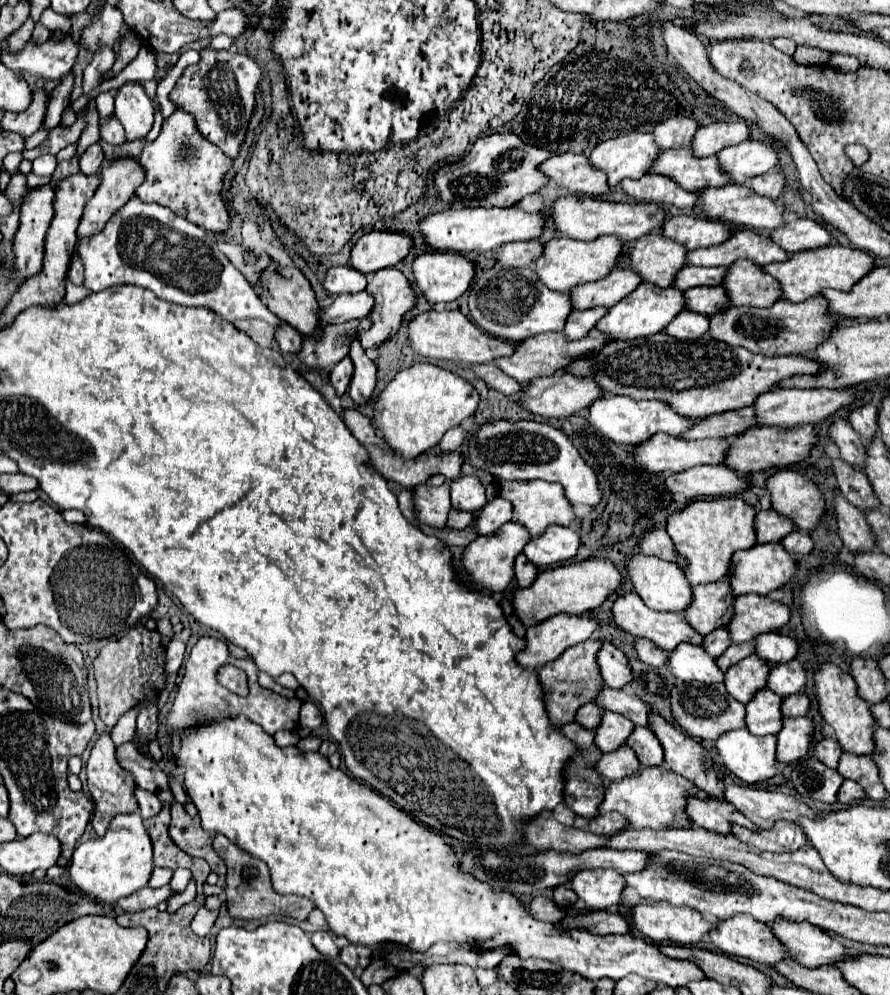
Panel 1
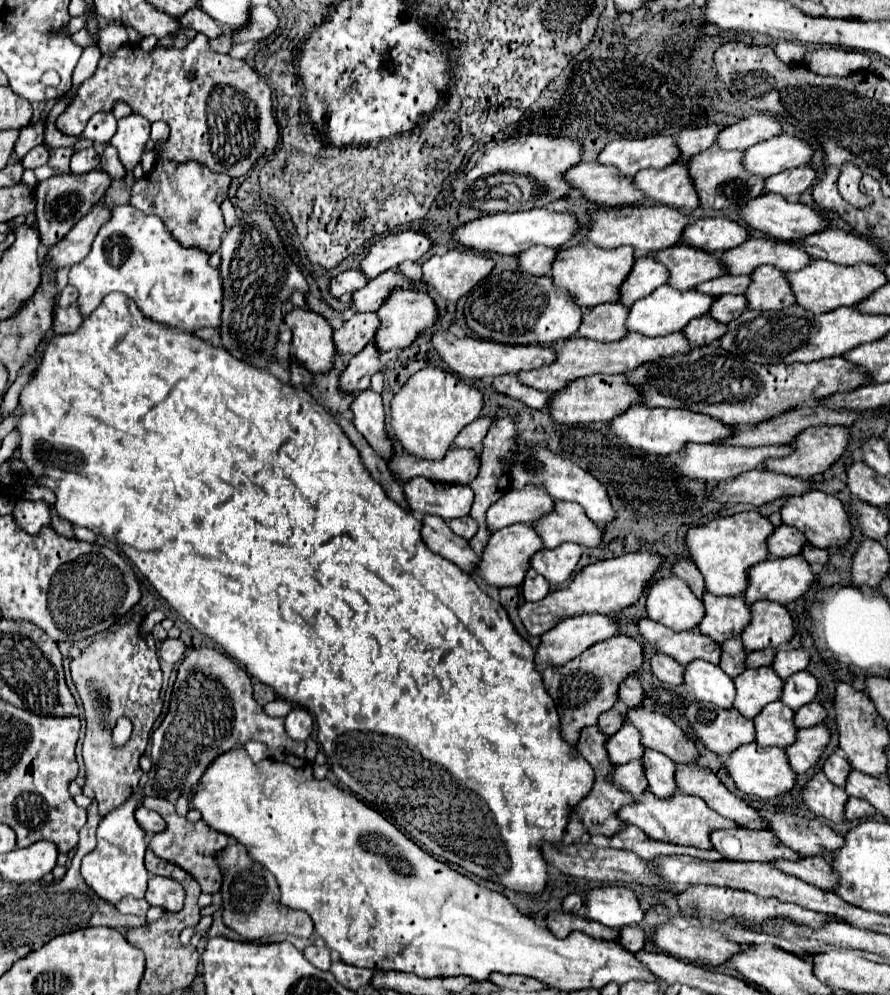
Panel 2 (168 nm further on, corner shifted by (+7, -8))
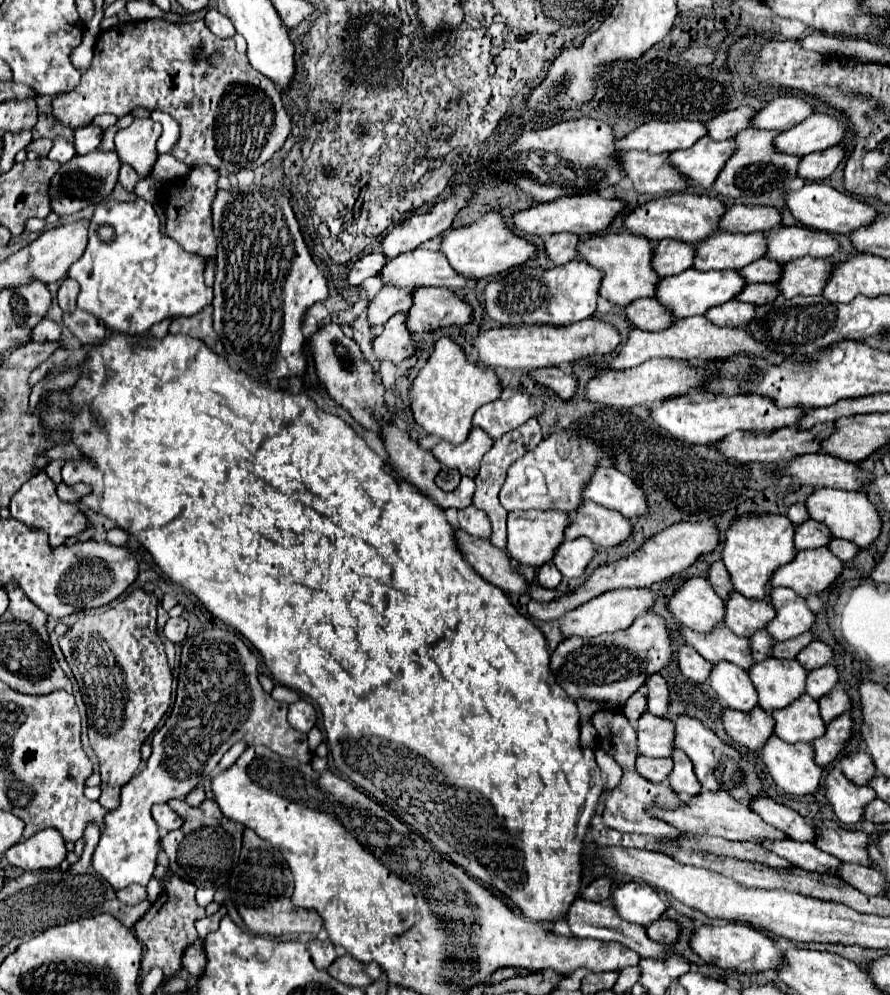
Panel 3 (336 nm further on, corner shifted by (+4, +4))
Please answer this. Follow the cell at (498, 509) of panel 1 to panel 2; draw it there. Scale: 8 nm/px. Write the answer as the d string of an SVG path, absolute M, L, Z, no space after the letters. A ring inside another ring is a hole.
M527 484L525 488L509 490L487 512L489 530L501 530L517 522L535 522L555 508L555 500L545 488Z

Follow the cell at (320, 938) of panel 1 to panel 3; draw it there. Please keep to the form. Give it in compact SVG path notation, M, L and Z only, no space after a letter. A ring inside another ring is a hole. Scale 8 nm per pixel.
M312 938L312 940L308 942L308 950L310 950L310 954L312 954L312 962L314 962L318 968L324 968L324 970L326 970L326 968L336 960L334 944L332 944L330 940L320 942L320 940Z

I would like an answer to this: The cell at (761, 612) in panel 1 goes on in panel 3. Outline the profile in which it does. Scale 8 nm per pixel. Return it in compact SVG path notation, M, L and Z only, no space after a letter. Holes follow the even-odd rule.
M772 588L770 604L776 610L776 618L766 624L766 632L774 640L788 640L794 638L814 624L814 614L808 610L804 598L800 598L790 588Z

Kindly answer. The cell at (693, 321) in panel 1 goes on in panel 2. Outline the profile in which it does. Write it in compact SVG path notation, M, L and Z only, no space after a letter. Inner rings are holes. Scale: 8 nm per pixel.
M709 314L695 318L687 324L687 328L683 330L683 334L687 336L687 340L695 346L705 346L711 344L715 340L719 340L723 336L723 332L727 332L727 324L719 324L715 318L711 318Z

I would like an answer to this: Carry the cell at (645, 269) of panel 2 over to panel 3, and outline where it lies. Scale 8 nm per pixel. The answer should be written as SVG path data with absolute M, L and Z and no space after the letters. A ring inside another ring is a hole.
M660 240L652 254L652 268L654 272L662 276L674 276L678 272L684 272L692 266L694 258L694 246L686 242L676 240Z

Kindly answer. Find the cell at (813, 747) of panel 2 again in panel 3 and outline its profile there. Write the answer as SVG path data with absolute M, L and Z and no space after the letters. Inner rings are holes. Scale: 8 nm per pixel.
M848 712L840 714L838 718L834 718L832 722L826 724L824 736L820 736L812 742L814 762L818 766L830 764L842 752L846 740L850 738L850 728L852 728L852 720L850 720Z

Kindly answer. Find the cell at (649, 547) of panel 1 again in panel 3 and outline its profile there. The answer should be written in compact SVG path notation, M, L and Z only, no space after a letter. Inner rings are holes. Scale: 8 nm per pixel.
M714 562L714 564L710 566L708 574L710 574L708 580L710 580L710 586L714 588L714 592L716 592L720 598L726 598L726 596L730 594L730 590L732 590L732 584L730 584L730 576L728 576L724 564L722 564L722 562Z

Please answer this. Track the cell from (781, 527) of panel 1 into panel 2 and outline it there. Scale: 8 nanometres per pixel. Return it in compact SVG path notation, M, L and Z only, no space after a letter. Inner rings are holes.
M781 524L779 528L775 528L775 532L767 540L769 554L773 558L797 556L797 554L801 554L801 548L805 544L807 544L807 538L803 536L803 532L799 532L793 526L787 526L787 524Z

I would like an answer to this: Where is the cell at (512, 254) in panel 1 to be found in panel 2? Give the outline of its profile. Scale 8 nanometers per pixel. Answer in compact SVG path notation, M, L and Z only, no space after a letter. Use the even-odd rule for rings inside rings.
M533 246L527 252L519 254L521 270L533 274L533 276L545 276L551 272L551 264L555 262L557 250L547 246Z

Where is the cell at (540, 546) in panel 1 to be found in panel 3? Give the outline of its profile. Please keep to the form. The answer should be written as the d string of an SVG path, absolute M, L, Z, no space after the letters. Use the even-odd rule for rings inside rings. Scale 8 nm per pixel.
M576 538L576 540L564 540L556 548L552 562L556 564L562 576L578 578L582 576L592 556L594 556L594 544L590 544L590 540L586 538Z

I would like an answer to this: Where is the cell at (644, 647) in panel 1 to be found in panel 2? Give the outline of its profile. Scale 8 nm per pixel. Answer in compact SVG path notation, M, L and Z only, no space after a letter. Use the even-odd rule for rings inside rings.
M665 654L653 656L651 668L653 668L653 674L661 682L667 682L667 684L673 684L673 686L683 684L683 666L679 662L671 660L671 656L665 656Z

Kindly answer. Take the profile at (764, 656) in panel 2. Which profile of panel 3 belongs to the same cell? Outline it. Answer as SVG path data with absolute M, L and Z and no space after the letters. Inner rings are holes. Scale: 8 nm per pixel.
M804 632L796 638L790 638L784 642L774 642L772 656L774 658L794 658L800 652L800 648L804 648L810 640L812 640L812 632Z

